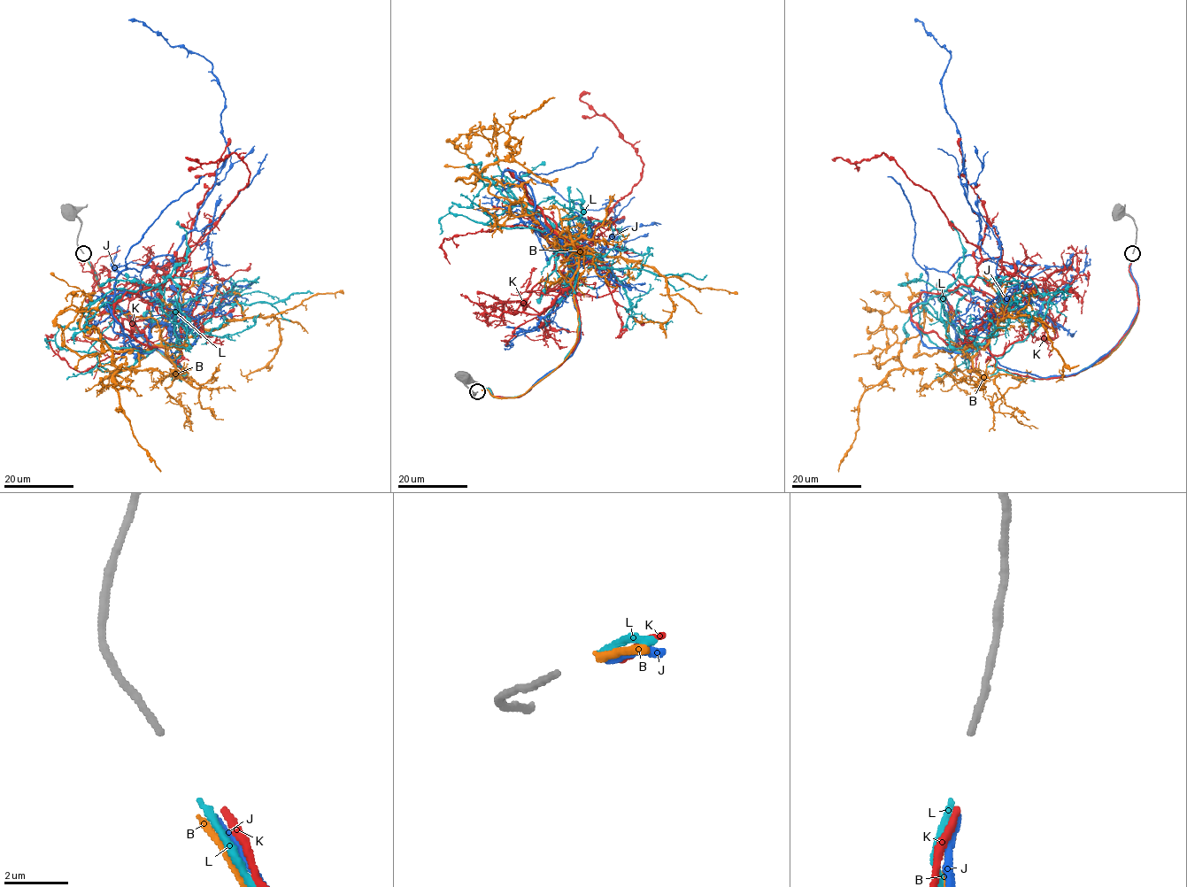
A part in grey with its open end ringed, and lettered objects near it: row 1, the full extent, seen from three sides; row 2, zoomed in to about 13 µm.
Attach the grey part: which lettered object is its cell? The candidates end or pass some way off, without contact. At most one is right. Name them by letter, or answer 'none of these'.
L

